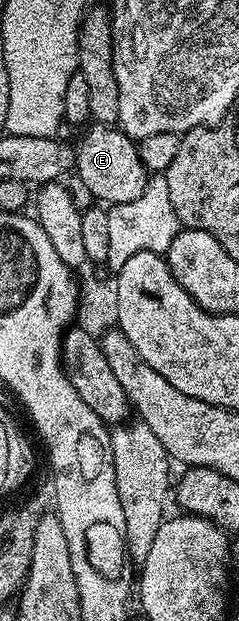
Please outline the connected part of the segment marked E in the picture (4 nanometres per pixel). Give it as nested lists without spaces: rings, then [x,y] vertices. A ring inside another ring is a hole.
[[[91,125],[74,146],[74,174],[79,174],[81,187],[89,191],[92,200],[103,205],[114,205],[133,201],[145,193],[149,173],[139,156],[136,140],[130,139],[118,126]]]

